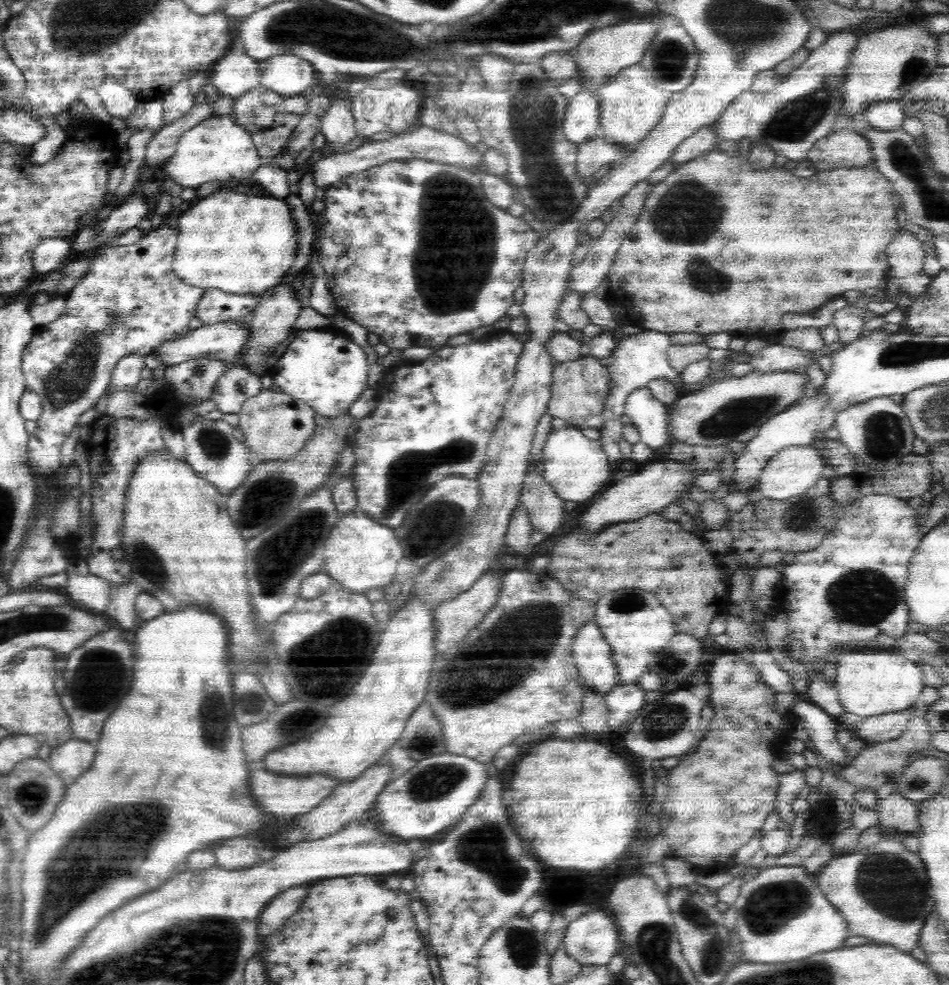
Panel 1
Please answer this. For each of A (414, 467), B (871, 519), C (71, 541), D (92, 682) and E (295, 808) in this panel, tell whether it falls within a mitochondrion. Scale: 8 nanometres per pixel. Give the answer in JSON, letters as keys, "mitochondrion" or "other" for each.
{"A":"mitochondrion","B":"other","C":"other","D":"mitochondrion","E":"other"}

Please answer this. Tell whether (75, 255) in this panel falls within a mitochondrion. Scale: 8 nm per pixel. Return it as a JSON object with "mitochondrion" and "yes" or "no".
{"mitochondrion":"no"}

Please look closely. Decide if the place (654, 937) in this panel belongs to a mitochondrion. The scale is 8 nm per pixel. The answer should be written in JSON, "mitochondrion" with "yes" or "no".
{"mitochondrion":"yes"}

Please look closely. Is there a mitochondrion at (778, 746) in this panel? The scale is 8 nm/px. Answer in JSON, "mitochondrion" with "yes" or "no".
{"mitochondrion":"no"}

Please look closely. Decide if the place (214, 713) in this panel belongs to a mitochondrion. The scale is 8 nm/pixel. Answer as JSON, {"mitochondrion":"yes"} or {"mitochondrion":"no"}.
{"mitochondrion":"yes"}

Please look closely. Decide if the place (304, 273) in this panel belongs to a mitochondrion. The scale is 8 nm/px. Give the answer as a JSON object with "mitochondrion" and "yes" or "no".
{"mitochondrion":"no"}

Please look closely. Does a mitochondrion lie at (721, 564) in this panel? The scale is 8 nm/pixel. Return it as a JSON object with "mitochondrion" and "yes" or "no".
{"mitochondrion":"no"}

